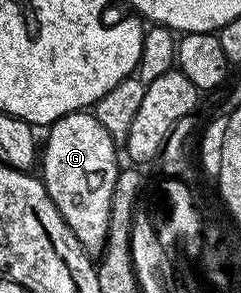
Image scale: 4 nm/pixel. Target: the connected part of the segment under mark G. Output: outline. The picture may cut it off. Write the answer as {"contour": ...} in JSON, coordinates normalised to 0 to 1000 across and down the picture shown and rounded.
{"contour":[[[386,382],[286,386],[203,430],[166,509],[166,608],[216,693],[373,870],[436,853],[465,652],[498,587],[481,485],[394,406]]]}

